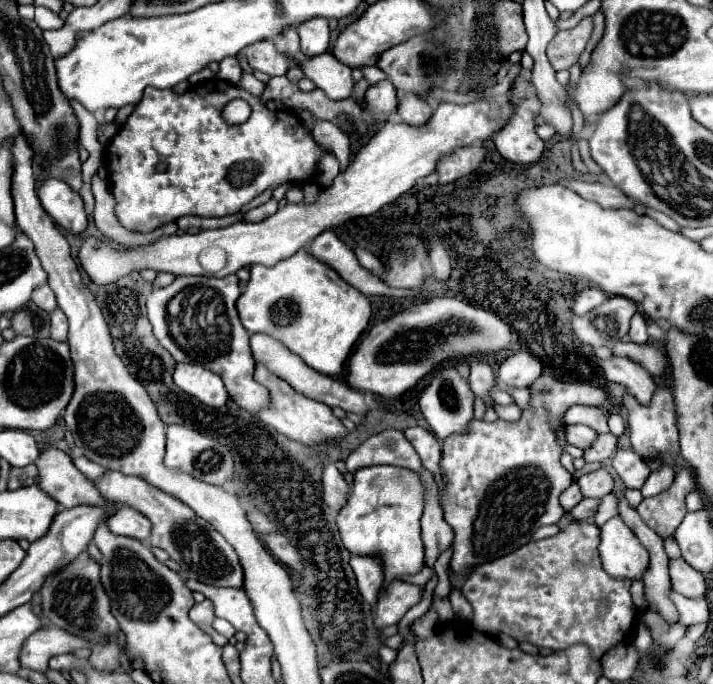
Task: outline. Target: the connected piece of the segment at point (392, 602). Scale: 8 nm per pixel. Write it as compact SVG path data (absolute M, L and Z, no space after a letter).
M393 580L387 584L385 592L379 594L375 606L375 628L385 628L391 624L399 624L405 612L421 600L421 586L407 584L401 580Z

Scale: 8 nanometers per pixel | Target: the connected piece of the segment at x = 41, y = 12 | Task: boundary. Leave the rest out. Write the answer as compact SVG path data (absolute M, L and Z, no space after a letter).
M37 6L35 8L35 22L41 30L57 30L63 26L63 20L59 18L59 14L51 12L49 8L43 8L43 6Z

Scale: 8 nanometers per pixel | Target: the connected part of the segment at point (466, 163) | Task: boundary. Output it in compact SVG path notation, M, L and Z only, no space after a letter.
M481 146L459 148L459 152L443 156L443 160L439 160L439 168L435 168L435 172L439 174L439 184L449 184L465 174L471 174L483 160L485 160L485 148Z

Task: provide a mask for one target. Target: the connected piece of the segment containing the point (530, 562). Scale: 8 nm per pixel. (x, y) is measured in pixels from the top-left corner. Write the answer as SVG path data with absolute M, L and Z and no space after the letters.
M573 520L567 528L559 530L555 536L529 542L519 550L479 564L463 584L463 596L473 604L473 624L479 630L489 634L501 632L517 642L529 642L539 648L565 650L573 644L585 644L591 648L591 656L601 660L601 656L619 642L627 642L627 636L633 634L633 624L637 620L637 608L631 600L629 580L615 580L603 572L599 560L599 528L587 520Z

